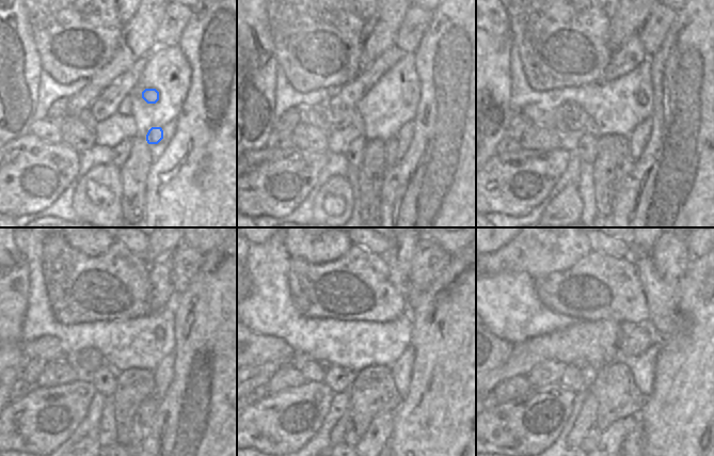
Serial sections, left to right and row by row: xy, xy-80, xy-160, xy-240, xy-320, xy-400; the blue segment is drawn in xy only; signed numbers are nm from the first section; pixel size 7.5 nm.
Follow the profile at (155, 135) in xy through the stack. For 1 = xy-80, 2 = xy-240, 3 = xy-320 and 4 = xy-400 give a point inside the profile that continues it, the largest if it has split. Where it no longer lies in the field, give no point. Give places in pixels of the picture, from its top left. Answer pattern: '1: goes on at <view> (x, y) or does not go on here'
1: goes on at xy-80 (392, 144)
2: goes on at xy-240 (142, 419)
3: goes on at xy-320 (379, 431)
4: goes on at xy-400 (612, 438)

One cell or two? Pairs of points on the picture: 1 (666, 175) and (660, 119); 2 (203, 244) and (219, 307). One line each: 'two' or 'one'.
1: one
2: two

